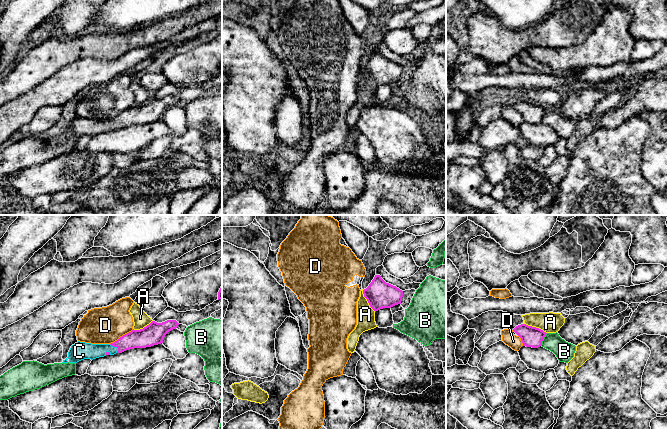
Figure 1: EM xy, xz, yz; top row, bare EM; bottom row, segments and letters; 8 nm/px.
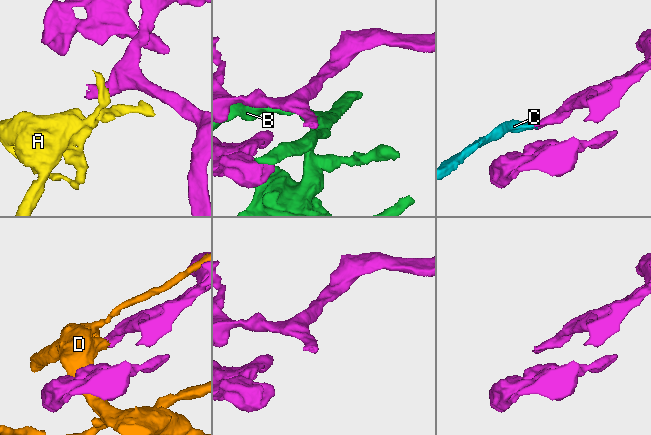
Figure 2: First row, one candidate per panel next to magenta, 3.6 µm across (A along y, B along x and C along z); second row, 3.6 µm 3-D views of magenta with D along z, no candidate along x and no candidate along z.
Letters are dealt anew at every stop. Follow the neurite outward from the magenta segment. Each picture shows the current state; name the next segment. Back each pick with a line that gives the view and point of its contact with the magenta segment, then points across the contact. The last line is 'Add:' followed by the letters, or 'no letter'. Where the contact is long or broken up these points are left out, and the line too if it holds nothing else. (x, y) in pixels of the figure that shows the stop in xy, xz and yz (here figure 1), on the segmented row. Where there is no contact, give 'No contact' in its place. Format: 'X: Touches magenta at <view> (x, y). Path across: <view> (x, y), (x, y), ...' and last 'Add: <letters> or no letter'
C: Touches magenta at xy (115, 346). Path across: xy (142, 338), (136, 338), (115, 346), (111, 349), (85, 350)
Add: C

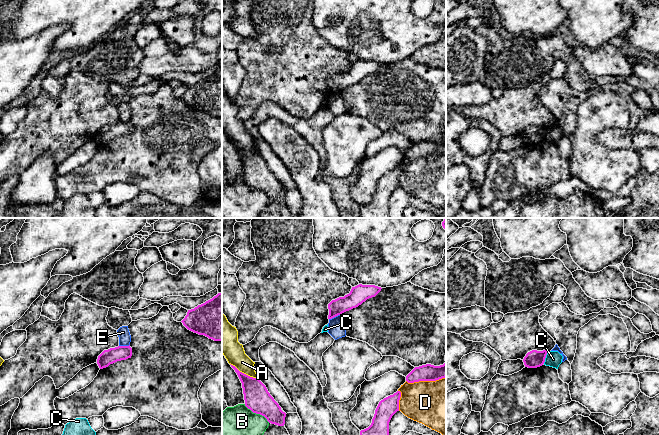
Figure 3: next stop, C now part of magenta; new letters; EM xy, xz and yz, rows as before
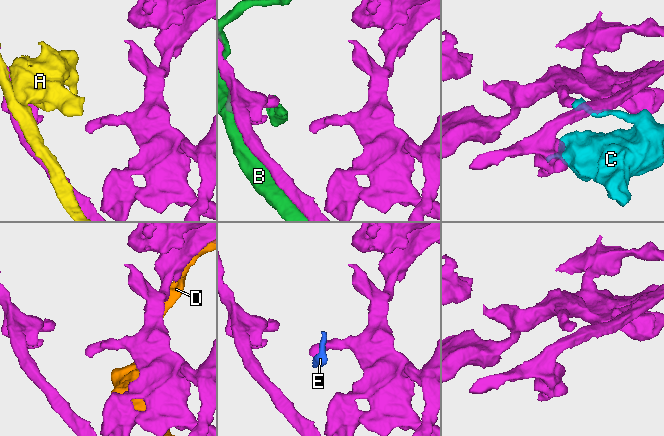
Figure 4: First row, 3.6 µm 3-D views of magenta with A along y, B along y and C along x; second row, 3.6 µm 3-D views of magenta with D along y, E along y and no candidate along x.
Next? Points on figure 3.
Add: no letter

